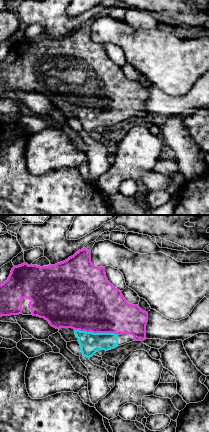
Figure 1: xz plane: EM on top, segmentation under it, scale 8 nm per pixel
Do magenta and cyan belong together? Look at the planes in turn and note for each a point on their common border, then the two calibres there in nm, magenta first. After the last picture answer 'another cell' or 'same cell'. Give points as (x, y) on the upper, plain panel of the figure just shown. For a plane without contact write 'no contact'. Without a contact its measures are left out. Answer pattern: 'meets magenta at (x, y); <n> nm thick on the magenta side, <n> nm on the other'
meets magenta at (97, 108); 460 nm thick on the magenta side, 170 nm on the other

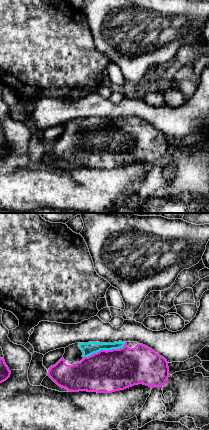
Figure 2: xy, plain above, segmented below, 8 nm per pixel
meets magenta at (104, 126); 340 nm thick on the magenta side, 100 nm on the other

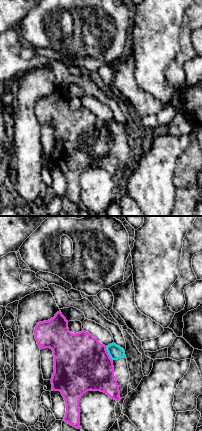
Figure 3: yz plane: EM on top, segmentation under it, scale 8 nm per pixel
meets magenta at (108, 130); 440 nm thick on the magenta side, 120 nm on the other

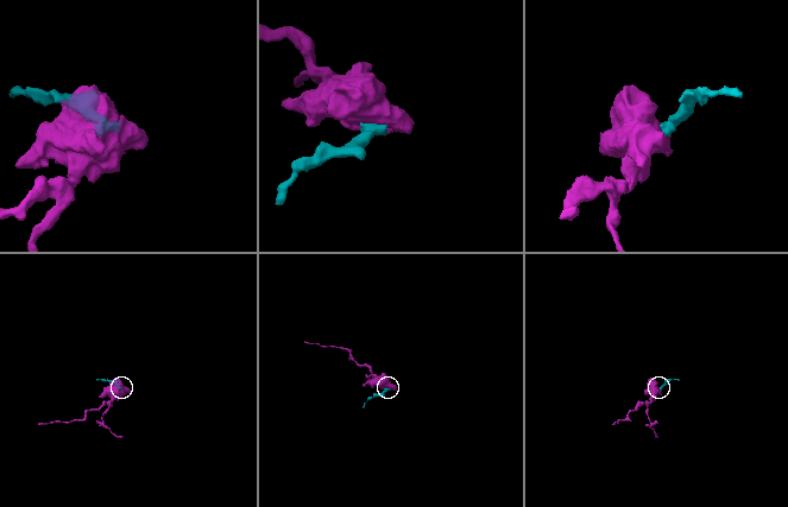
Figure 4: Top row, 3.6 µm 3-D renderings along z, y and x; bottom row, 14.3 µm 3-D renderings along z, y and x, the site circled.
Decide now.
same cell

